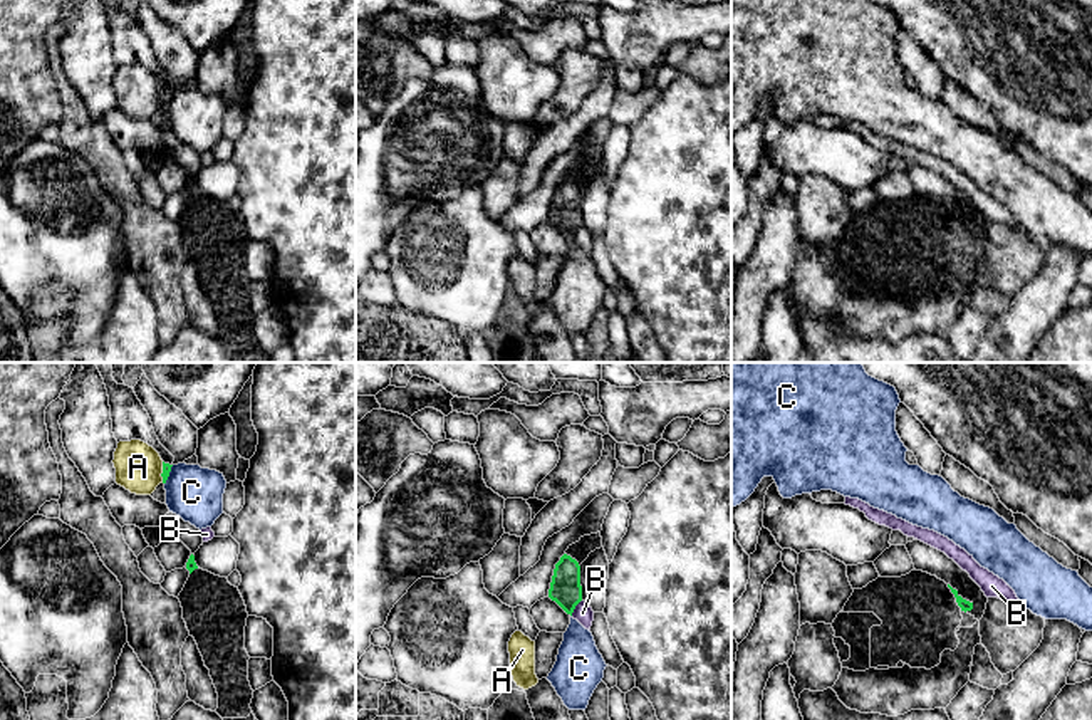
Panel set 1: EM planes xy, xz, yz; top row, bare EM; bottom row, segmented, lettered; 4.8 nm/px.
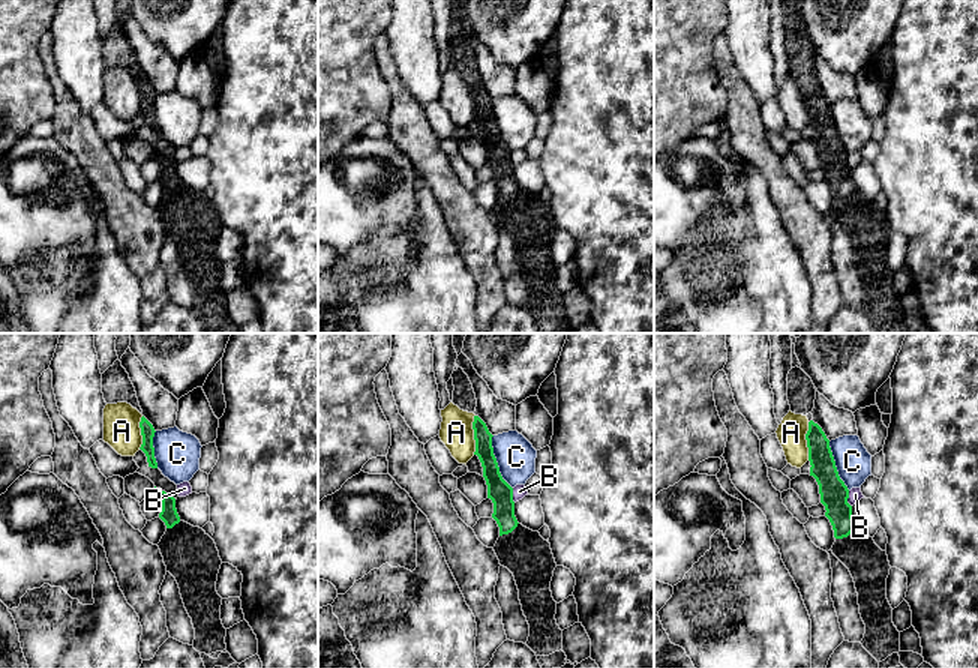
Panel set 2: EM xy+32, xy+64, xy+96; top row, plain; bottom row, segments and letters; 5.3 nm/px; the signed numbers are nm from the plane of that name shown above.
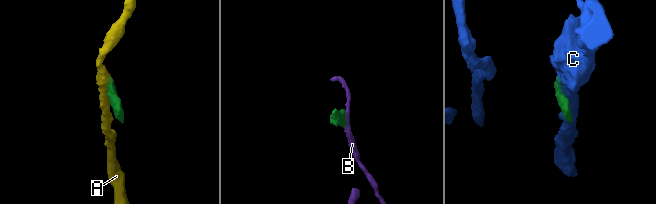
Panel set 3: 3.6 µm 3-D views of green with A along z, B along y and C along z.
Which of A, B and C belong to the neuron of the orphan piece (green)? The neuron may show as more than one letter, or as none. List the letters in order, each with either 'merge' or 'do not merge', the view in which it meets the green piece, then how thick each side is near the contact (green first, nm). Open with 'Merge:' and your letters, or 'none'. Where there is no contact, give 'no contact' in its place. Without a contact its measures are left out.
Merge: none
A: do not merge; contact in xy; calibres 50 and 220 nm
B: do not merge; contact in xz; calibres 150 and 90 nm
C: do not merge; contact in xy; calibres 50 and 260 nm

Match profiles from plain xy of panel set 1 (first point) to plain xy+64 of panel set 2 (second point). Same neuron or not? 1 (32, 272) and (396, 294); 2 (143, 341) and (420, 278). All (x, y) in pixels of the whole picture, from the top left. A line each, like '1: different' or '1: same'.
1: different
2: same

